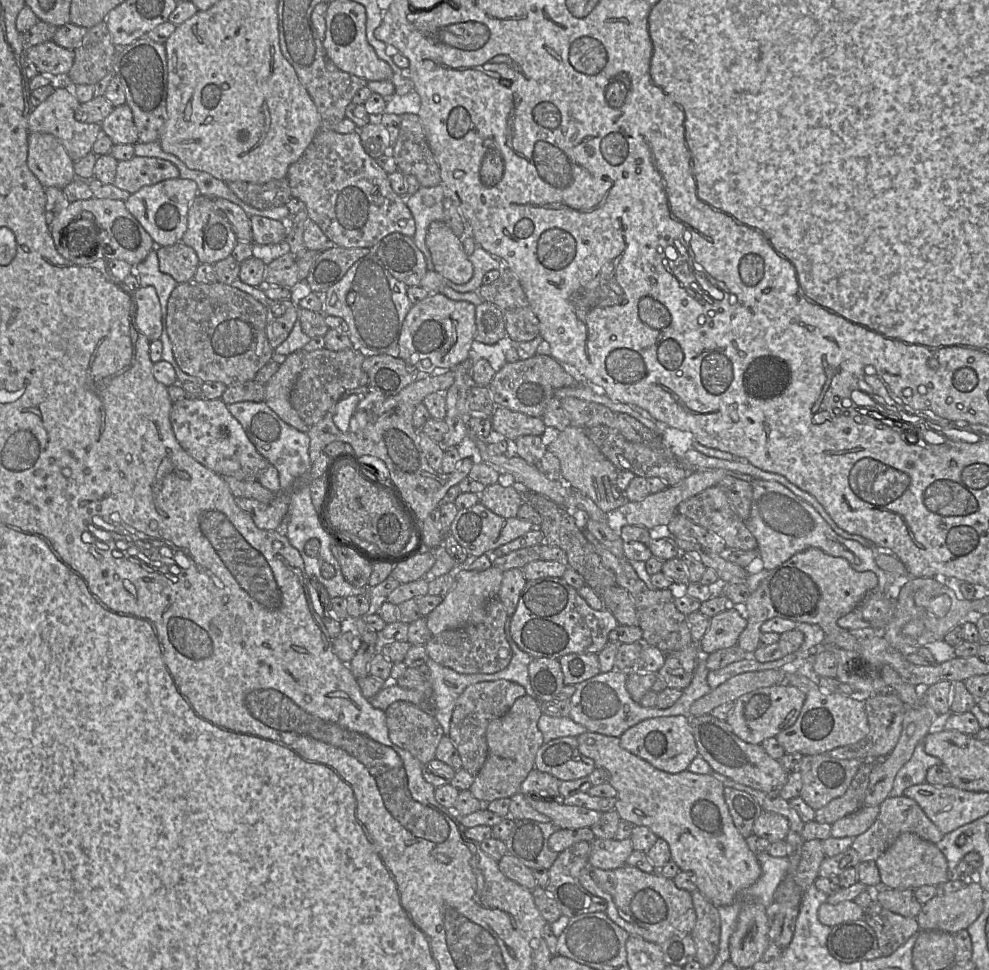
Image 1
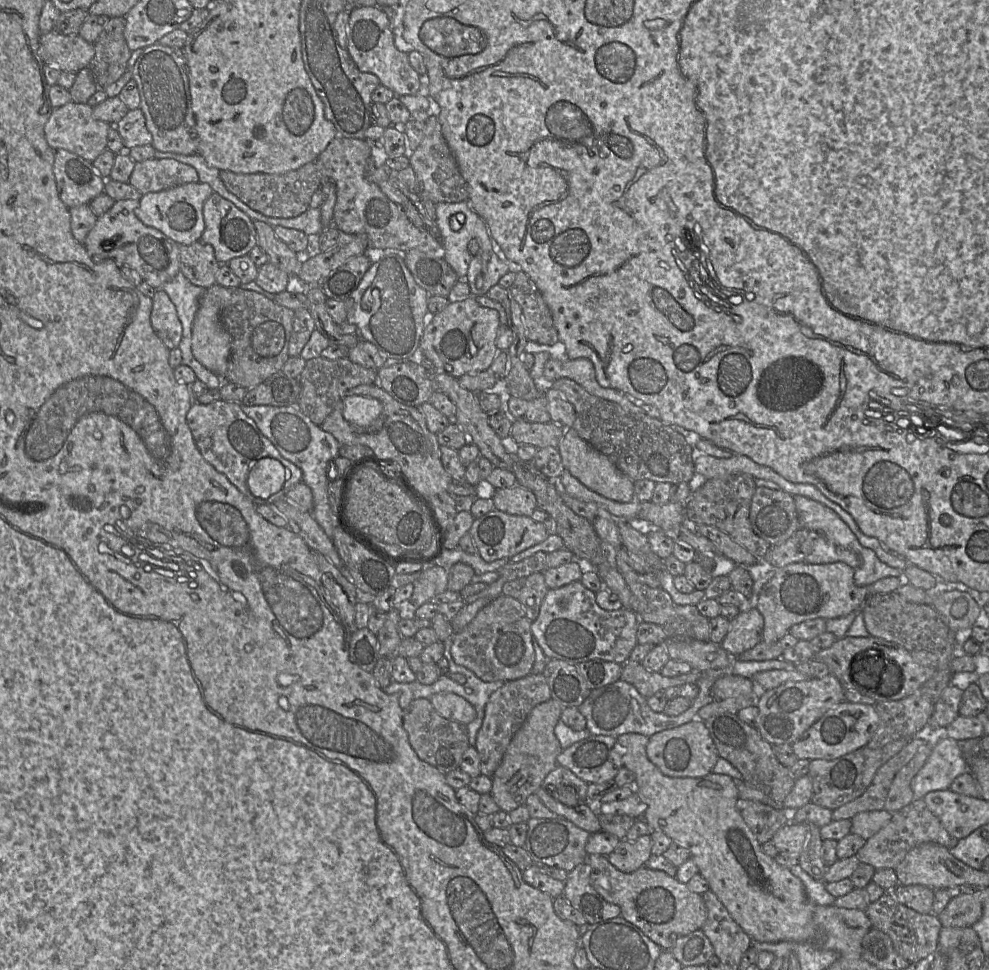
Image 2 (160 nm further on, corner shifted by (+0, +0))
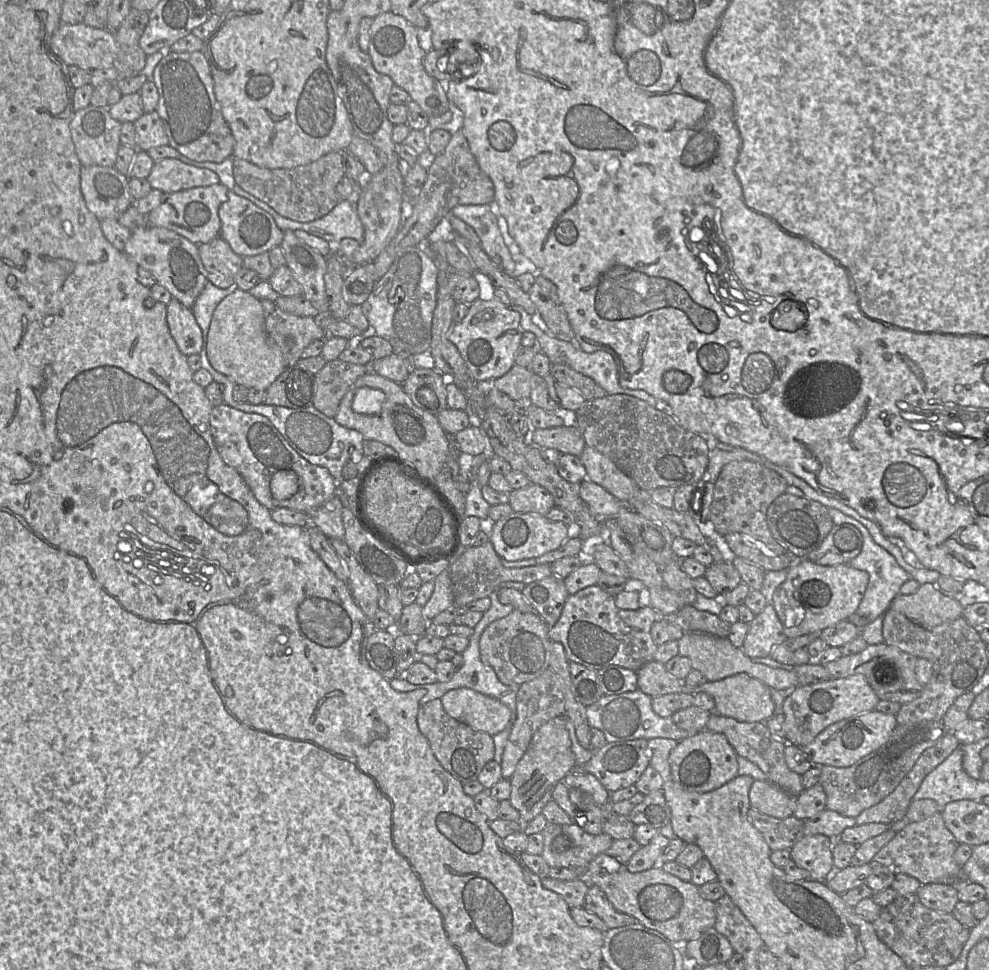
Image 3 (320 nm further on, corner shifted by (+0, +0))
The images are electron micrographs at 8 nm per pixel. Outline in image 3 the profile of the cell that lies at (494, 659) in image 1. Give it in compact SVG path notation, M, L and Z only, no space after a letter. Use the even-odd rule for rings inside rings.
M514 609L484 629L479 640L481 660L494 669L500 682L507 686L520 686L539 677L549 668L551 640L548 630L547 624L536 613Z

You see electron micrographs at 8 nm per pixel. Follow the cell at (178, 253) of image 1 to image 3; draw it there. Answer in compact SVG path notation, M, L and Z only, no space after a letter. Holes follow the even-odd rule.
M221 237L198 244L206 277L210 283L219 288L236 287L235 277L243 267L243 257L236 254Z

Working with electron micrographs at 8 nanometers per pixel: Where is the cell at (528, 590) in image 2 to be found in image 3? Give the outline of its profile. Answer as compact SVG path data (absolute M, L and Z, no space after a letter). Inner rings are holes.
M555 575L527 584L521 592L549 628L559 620L569 596L564 579Z

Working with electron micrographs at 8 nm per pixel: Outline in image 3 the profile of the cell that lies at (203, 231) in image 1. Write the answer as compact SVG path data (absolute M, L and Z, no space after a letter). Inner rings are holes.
M229 191L227 200L220 205L218 215L221 222L219 237L224 239L239 256L246 257L268 252L280 246L284 238L284 231L277 226L268 212L232 191Z

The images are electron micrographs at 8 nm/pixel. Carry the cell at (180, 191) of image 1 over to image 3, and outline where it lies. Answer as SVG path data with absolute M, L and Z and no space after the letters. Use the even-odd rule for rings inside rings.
M220 183L164 193L160 204L146 215L148 225L171 230L196 245L207 243L219 237L221 222L218 209L227 200L228 193L229 189Z

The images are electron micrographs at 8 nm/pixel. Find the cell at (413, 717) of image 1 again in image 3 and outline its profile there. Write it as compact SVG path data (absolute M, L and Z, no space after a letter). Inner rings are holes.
M440 699L431 700L420 707L417 714L417 725L442 767L462 784L477 780L483 767L495 758L493 737L449 716Z

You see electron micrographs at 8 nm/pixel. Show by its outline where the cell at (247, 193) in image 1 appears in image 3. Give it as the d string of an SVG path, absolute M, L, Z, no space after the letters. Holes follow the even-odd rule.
M345 152L327 153L317 160L294 168L264 168L235 159L233 177L243 190L267 203L280 215L299 222L319 219L338 203L338 183L345 177Z

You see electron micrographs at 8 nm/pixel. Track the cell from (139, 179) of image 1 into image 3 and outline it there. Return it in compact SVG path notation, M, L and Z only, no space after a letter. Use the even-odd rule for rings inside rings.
M173 158L155 162L146 179L152 189L161 190L165 194L219 183L219 177L215 172Z

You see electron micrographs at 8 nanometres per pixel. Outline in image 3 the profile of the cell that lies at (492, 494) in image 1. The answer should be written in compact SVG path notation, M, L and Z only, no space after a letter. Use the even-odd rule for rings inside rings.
M536 484L512 490L508 493L508 498L508 504L516 513L546 516L555 507L552 494L546 488Z

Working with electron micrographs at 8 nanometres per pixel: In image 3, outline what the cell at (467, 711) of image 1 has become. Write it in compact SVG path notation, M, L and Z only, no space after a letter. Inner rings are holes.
M550 668L546 669L539 677L518 687L513 720L508 728L508 740L499 763L503 779L511 778L535 732L549 720L561 716L565 716L565 697L558 676Z

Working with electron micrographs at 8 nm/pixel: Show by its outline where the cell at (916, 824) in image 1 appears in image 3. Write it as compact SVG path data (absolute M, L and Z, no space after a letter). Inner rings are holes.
M940 812L916 822L909 822L896 832L894 838L873 858L872 862L889 867L896 874L907 874L918 879L922 884L961 883L963 869L954 858L960 843L945 826Z

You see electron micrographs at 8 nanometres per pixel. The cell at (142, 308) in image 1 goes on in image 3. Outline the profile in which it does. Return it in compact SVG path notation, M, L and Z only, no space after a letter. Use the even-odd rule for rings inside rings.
M173 297L166 307L166 321L181 353L186 356L199 355L204 336L192 310Z

